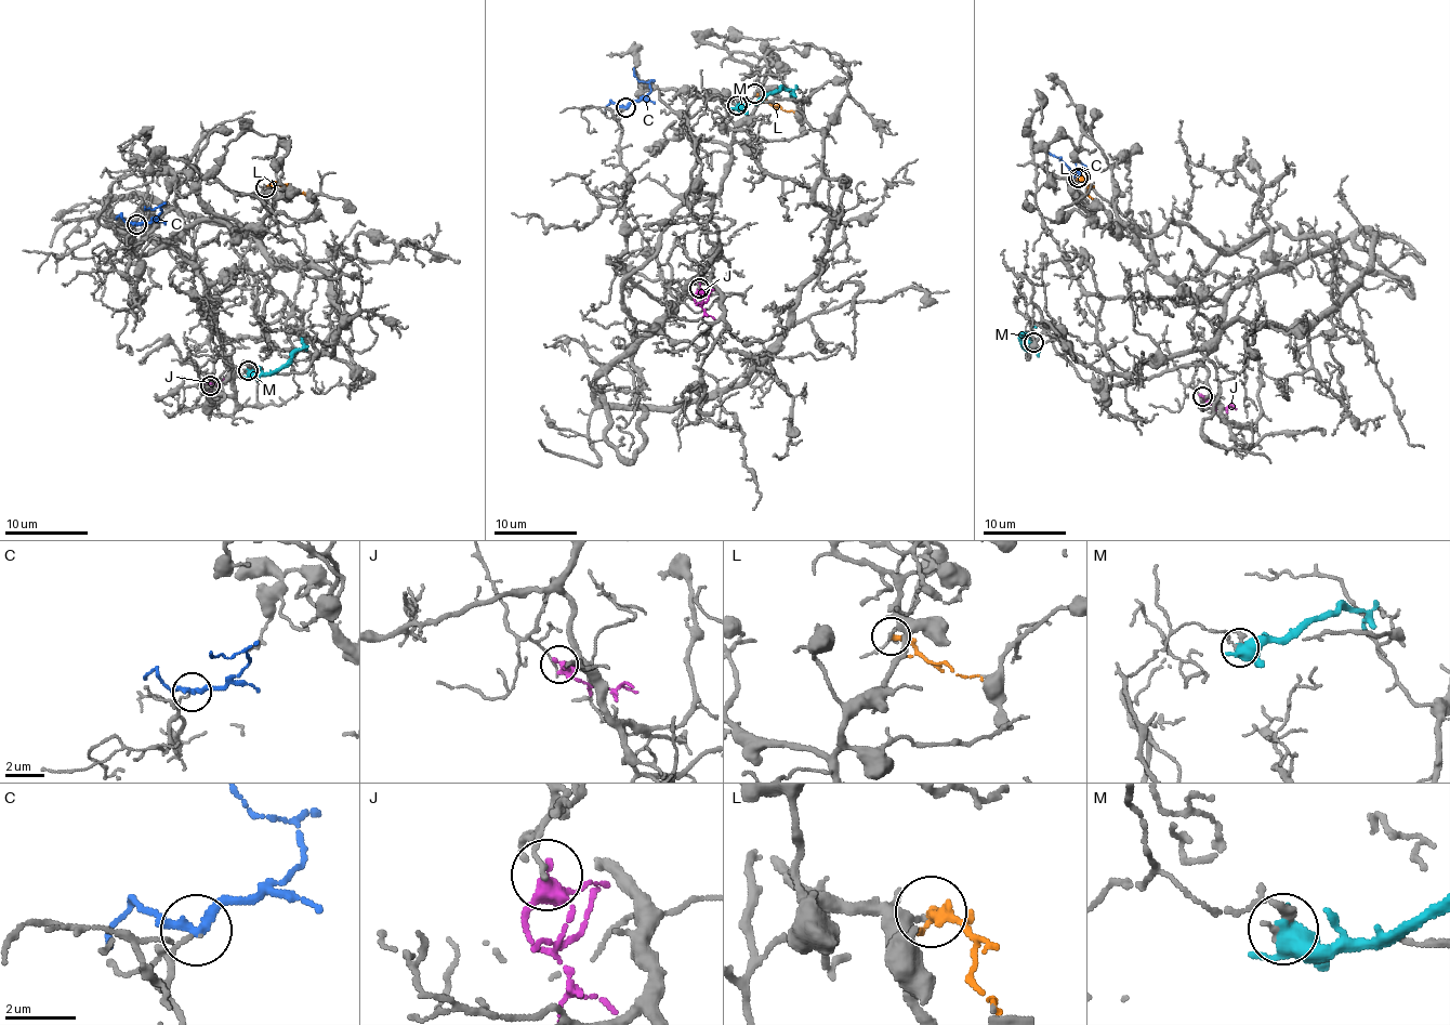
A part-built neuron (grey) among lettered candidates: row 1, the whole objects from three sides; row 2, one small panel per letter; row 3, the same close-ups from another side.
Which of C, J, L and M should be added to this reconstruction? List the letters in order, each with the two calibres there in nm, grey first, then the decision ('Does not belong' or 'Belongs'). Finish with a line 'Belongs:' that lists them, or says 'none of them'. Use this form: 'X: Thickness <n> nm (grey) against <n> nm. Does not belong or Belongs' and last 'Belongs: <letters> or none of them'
C: Thickness 100 nm (grey) against 260 nm. Belongs
J: Thickness 140 nm (grey) against 340 nm. Does not belong
L: Thickness 320 nm (grey) against 200 nm. Does not belong
M: Thickness 320 nm (grey) against 460 nm. Does not belong
Belongs: C

